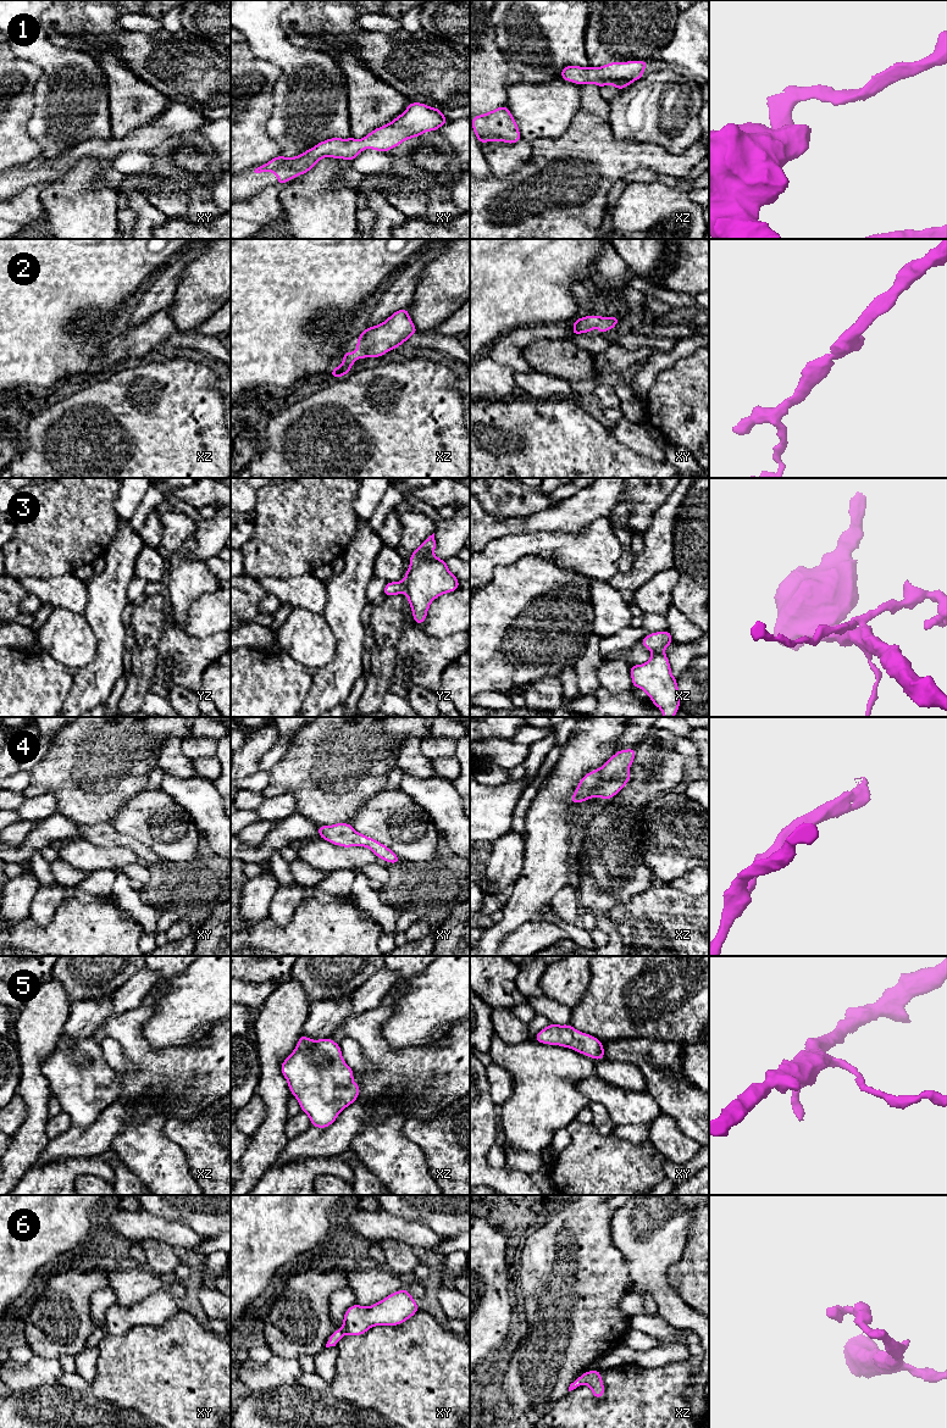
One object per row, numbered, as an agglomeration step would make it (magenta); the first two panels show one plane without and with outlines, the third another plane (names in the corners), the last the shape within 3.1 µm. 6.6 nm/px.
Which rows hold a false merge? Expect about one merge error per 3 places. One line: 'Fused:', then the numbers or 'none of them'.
Fused: 3

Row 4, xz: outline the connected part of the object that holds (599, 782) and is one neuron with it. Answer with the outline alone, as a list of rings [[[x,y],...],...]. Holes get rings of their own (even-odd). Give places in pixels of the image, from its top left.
[[[635,748],[619,750],[602,767],[585,774],[570,802],[580,804],[596,796],[600,796],[603,800],[614,798],[631,778],[628,769],[635,755]]]

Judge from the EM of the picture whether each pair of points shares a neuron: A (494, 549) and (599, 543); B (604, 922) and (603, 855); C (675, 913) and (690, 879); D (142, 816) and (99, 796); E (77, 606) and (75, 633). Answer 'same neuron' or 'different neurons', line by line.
A: same neuron
B: same neuron
C: different neurons
D: different neurons
E: different neurons

